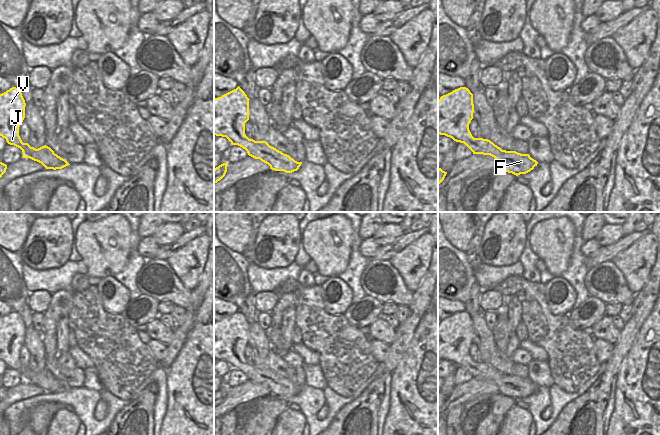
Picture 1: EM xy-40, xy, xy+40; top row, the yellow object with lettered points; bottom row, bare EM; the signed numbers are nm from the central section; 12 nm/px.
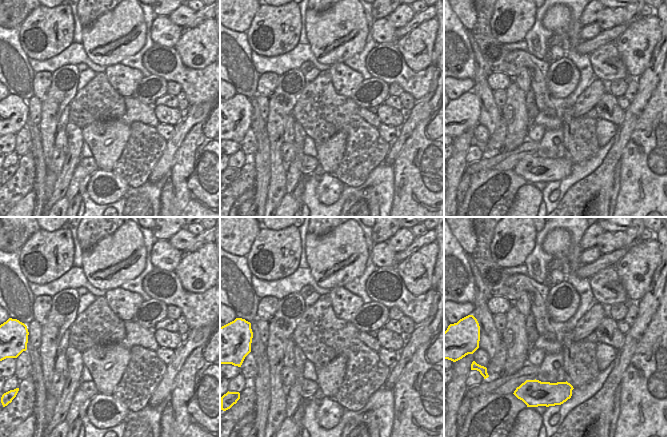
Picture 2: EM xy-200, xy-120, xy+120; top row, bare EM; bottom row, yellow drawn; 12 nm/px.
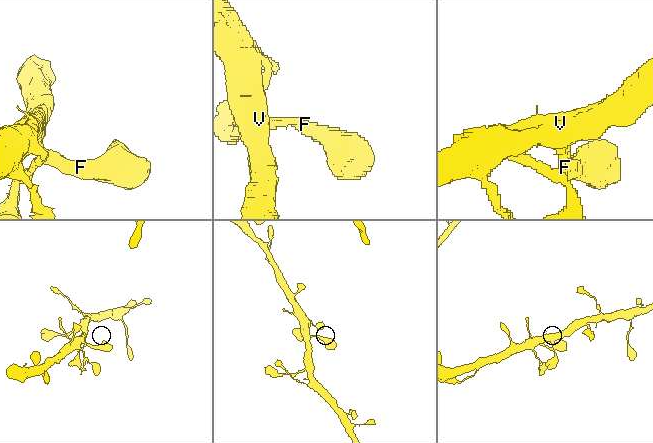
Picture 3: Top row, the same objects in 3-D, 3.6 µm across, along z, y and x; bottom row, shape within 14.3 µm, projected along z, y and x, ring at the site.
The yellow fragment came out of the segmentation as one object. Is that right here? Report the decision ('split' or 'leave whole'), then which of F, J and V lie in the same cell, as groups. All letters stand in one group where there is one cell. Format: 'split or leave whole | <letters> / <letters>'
leave whole | F J V

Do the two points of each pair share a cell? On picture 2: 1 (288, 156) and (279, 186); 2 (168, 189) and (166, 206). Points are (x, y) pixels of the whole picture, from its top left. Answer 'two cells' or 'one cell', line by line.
1: two cells
2: one cell

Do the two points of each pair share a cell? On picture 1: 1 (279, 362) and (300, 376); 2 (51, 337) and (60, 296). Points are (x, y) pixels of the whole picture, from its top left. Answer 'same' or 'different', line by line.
1: same
2: same

